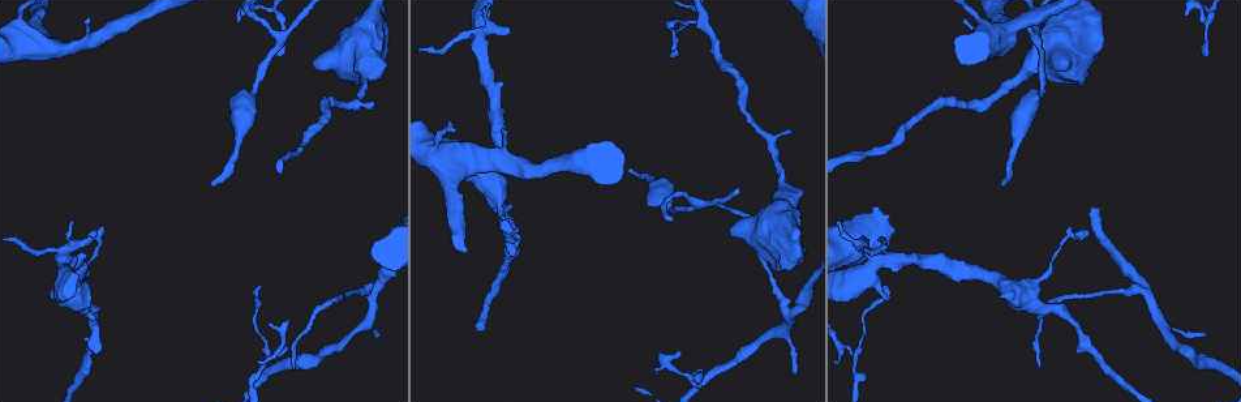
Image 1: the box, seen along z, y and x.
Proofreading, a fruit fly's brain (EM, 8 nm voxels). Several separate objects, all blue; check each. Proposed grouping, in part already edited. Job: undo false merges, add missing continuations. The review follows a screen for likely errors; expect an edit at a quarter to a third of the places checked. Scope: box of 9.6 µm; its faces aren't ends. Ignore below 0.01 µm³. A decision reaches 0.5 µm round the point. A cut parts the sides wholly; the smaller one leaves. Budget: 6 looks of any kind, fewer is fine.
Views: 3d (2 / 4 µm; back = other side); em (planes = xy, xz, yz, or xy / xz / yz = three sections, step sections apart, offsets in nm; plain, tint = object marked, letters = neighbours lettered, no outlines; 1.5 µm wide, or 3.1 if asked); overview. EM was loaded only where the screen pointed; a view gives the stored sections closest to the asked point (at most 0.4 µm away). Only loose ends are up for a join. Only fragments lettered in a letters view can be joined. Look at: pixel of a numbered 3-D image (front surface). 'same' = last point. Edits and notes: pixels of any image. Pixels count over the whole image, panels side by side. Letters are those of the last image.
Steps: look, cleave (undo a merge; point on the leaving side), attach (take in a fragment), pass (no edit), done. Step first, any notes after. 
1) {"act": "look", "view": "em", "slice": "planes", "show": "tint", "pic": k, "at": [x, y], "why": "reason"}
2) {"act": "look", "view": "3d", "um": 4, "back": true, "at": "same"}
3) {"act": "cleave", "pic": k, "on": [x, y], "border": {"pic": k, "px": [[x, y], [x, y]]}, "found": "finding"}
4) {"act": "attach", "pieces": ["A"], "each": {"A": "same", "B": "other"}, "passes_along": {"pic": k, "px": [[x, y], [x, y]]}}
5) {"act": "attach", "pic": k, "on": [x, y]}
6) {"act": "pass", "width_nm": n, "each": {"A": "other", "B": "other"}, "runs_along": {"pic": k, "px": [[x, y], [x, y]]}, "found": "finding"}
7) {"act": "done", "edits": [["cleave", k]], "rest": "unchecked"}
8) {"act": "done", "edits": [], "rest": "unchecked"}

{"act": "look", "view": "em", "slice": "yz", "step": 4, "show": "letters", "pic": 1, "at": [796, 266], "why": "branch stops here"}

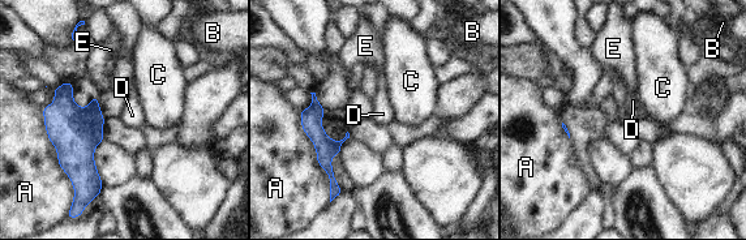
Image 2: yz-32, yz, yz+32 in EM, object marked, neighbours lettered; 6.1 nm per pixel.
{"act": "look", "view": "em", "slice": "planes", "show": "letters", "at": "same"}

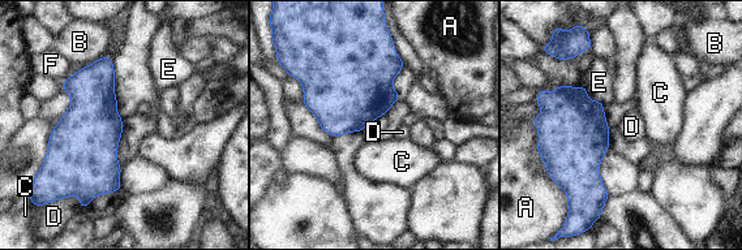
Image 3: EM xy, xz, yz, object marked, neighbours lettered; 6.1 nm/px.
{"act": "pass", "each": {"A": "other", "B": "other", "C": "other", "D": "other", "E": "other", "F": "other"}, "border": {"pic": 3, "px": [[123, 120], [118, 143], [121, 168]]}, "found": "none of them fits"}

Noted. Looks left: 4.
{"act": "look", "view": "em", "slice": "planes", "show": "letters", "pic": 1, "at": [214, 182], "why": "tapers out"}

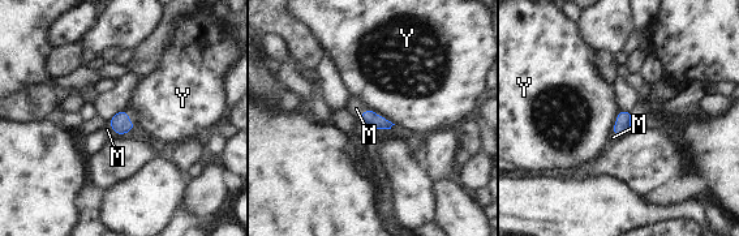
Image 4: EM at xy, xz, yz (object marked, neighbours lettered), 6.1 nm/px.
{"act": "attach", "pieces": ["M"], "each": {"M": "same", "Y": "other"}, "passes_along": {"pic": 4, "px": [[120, 123], [114, 131], [107, 129]]}, "found": "it goes on there"}

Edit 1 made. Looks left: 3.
{"act": "look", "view": "overview", "why": "redraw"}

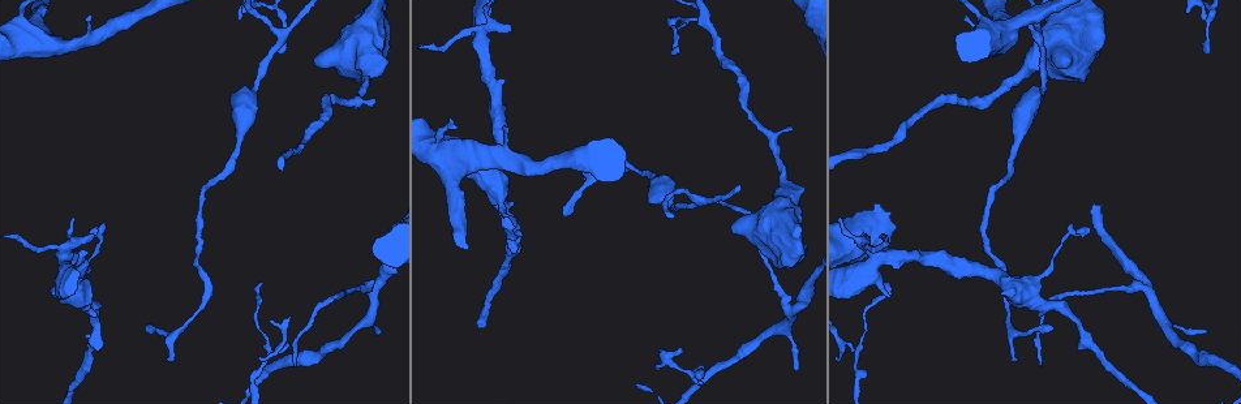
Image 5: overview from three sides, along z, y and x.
{"act": "look", "view": "em", "slice": "xz", "step": 8, "show": "letters", "pic": 5, "at": [171, 361], "why": "free end"}

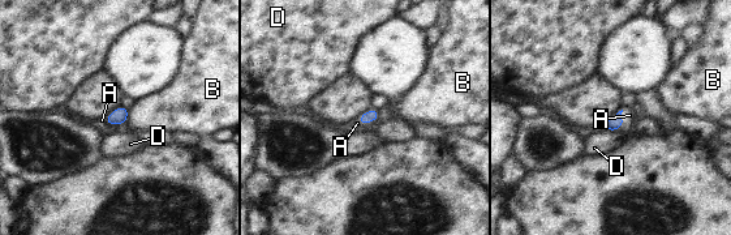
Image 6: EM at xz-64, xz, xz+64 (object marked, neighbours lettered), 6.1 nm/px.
{"act": "look", "view": "em", "slice": "yz", "step": 4, "show": "letters", "at": "same", "why": "another direction"}

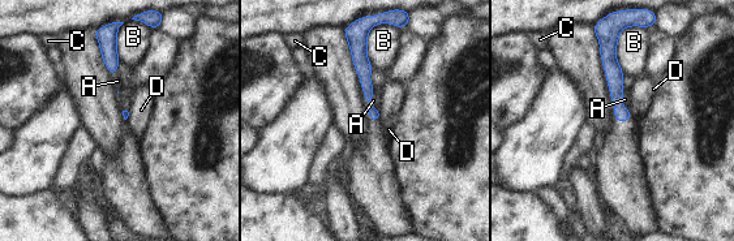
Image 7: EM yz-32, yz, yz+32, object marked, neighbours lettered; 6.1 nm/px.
{"act": "attach", "pieces": ["A"], "each": {"A": "same", "B": "other", "C": "other", "D": "other"}, "passes_along": {"pic": 7, "px": [[614, 81], [622, 120], [619, 160]]}, "found": "the cell continues"}

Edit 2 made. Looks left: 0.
{"act": "done", "edits": [["attach", 4], ["attach", 7]], "rest": "unchecked"}

